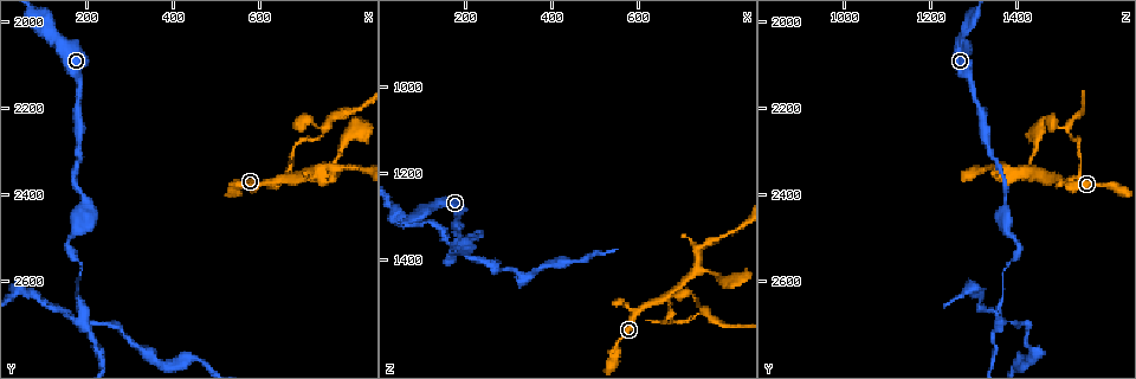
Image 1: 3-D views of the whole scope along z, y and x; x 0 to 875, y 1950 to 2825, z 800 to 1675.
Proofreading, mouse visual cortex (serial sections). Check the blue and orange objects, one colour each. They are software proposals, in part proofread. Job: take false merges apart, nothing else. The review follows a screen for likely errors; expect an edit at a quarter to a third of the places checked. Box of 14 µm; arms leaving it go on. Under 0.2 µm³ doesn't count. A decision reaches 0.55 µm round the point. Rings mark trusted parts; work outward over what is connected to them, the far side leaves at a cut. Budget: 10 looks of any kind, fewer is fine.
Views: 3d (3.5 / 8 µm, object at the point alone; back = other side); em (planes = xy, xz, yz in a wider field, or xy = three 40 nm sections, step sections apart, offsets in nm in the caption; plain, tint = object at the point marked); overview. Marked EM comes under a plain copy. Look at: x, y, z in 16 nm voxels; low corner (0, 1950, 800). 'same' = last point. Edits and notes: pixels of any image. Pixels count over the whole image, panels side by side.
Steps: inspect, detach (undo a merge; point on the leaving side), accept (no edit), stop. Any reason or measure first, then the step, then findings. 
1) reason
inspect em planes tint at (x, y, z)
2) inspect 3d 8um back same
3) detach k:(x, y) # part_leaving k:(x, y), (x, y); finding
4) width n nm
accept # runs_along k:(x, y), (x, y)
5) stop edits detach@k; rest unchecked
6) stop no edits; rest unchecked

sharp bend
inspect 3d 3.5um at (160, 2510, 1395)

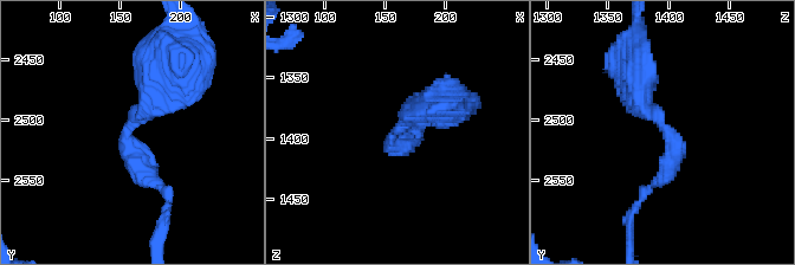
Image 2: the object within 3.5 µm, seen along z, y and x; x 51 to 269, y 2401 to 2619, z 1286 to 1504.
accept # runs_along 2:(176, 81), (125, 128), (162, 189); continuous, no second cell

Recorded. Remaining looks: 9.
abrupt turn
inspect 3d 3.5um at (665, 2360, 1550)

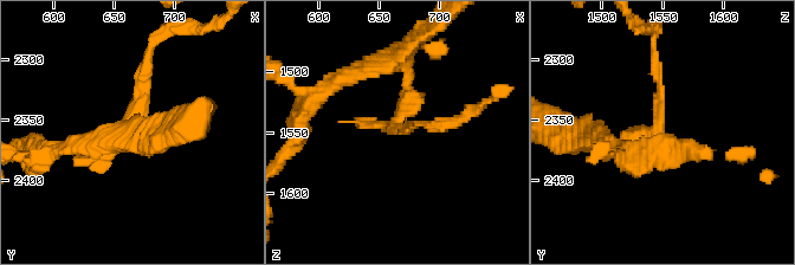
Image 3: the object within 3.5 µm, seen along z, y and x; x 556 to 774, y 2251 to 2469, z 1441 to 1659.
inspect em xy step 2 tint at (662, 2360, 1546)

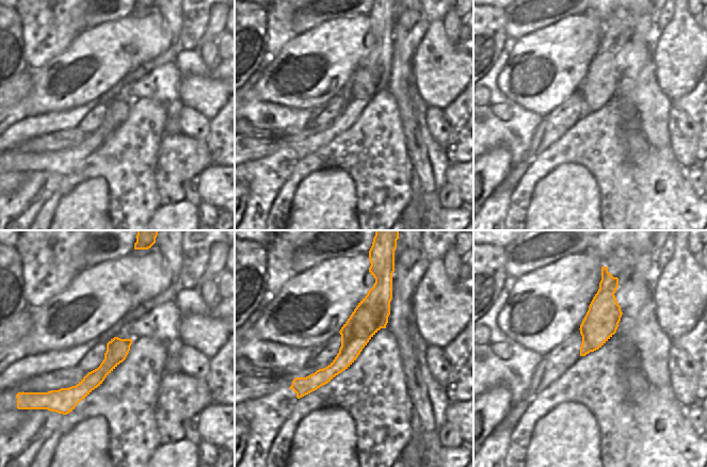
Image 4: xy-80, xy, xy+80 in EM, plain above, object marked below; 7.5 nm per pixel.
detach 3:(146, 95) # part_leaving 3:(637, 139), (658, 128), (654, 51); a second cell is stuck on

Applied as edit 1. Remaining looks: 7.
looks like a crossing
inspect em planes tint at (190, 2695, 1360)

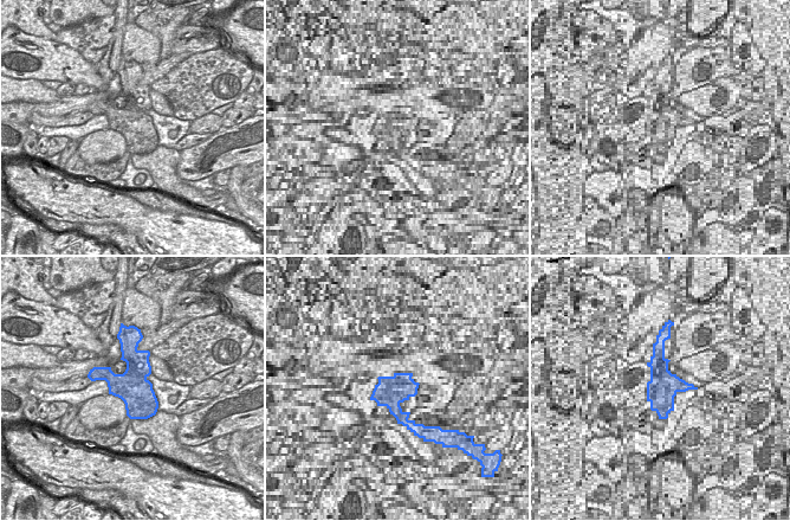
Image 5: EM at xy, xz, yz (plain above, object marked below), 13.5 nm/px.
inspect 3d 3.5um same

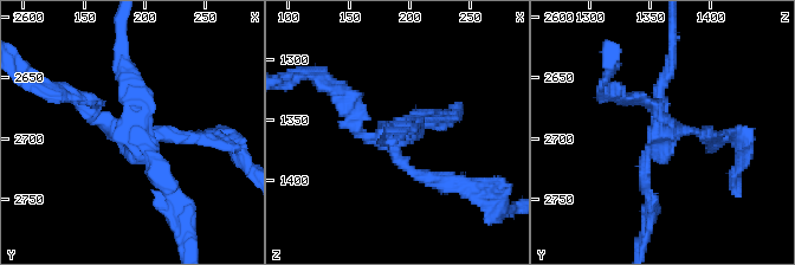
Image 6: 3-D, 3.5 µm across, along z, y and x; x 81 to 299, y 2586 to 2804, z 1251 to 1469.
arms 4; arm_widths 150, 150, 200, 200 nm
detach 6:(172, 137) # part_leaving 6:(394, 146), (419, 176), (482, 194); a second cell is stuck on

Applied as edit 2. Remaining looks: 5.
stop edits detach@3, detach@6; rest unchecked

